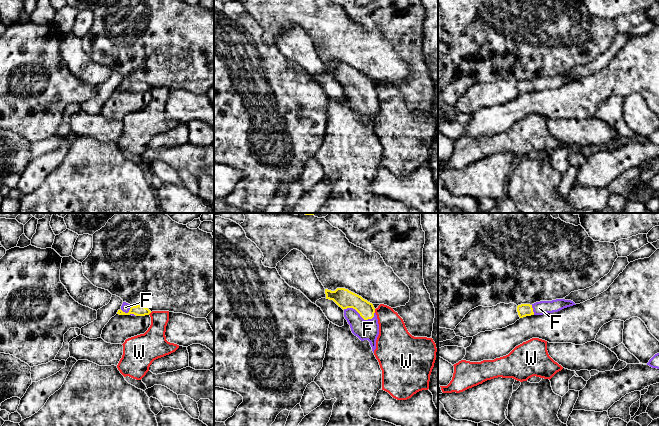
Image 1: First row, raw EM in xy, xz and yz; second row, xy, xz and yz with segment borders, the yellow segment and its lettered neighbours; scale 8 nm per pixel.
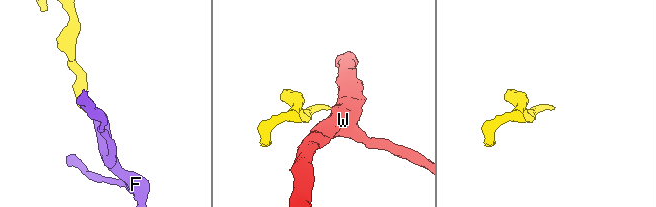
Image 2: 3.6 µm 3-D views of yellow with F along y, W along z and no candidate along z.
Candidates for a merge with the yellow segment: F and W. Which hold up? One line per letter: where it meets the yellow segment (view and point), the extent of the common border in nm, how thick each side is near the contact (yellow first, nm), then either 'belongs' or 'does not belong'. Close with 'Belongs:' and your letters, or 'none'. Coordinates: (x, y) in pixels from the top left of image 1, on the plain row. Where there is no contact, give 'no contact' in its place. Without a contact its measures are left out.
F: meets yellow in xz at (359, 89); contact 260 nm long; 150 nm thick on the yellow side, 160 nm on the other; belongs
W: meets yellow in xz at (374, 87); contact 30 nm long; 140 nm thick on the yellow side, 240 nm on the other; does not belong
Belongs: F

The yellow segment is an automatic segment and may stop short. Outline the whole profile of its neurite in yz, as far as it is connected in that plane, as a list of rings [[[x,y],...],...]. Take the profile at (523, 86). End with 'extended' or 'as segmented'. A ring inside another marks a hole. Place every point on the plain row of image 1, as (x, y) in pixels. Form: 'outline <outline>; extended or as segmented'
outline [[[556,75],[552,77],[540,77],[532,81],[521,80],[517,82],[517,88],[520,94],[531,91],[543,91],[546,89],[558,88],[564,84],[576,81],[571,76]]]; extended

